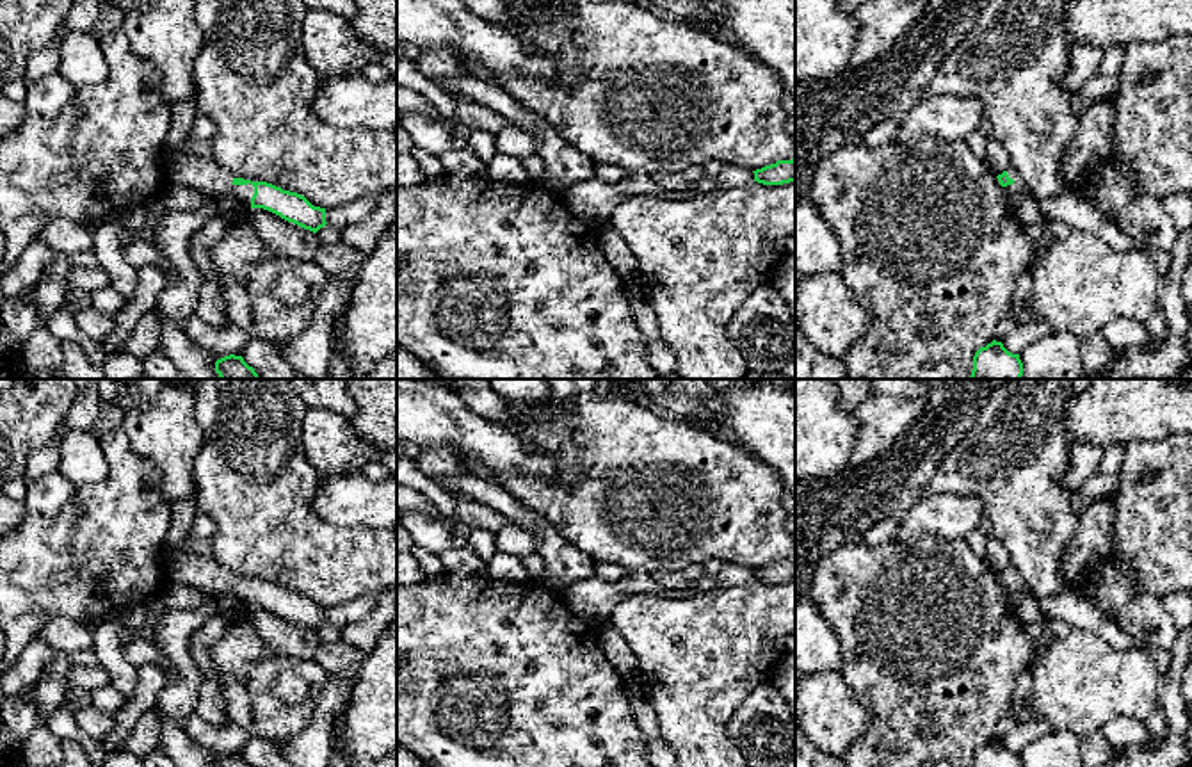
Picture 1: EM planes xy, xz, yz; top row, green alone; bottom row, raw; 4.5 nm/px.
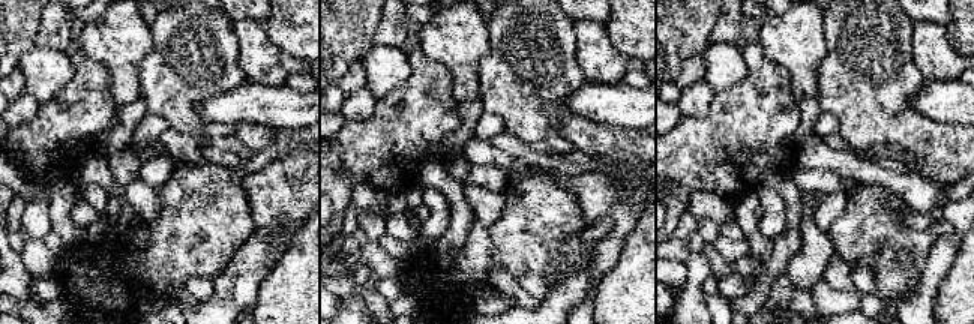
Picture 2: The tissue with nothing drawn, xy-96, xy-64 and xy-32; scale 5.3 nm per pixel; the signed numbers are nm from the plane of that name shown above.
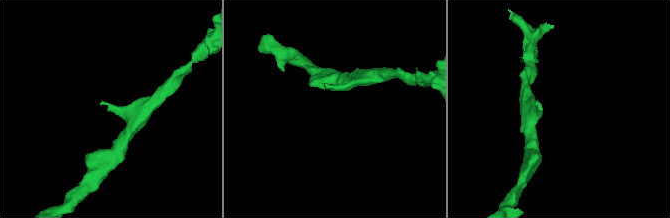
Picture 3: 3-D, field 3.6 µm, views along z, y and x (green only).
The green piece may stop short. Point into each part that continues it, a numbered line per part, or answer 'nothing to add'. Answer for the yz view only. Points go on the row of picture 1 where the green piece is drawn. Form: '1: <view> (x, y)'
1: yz (1013, 191)

